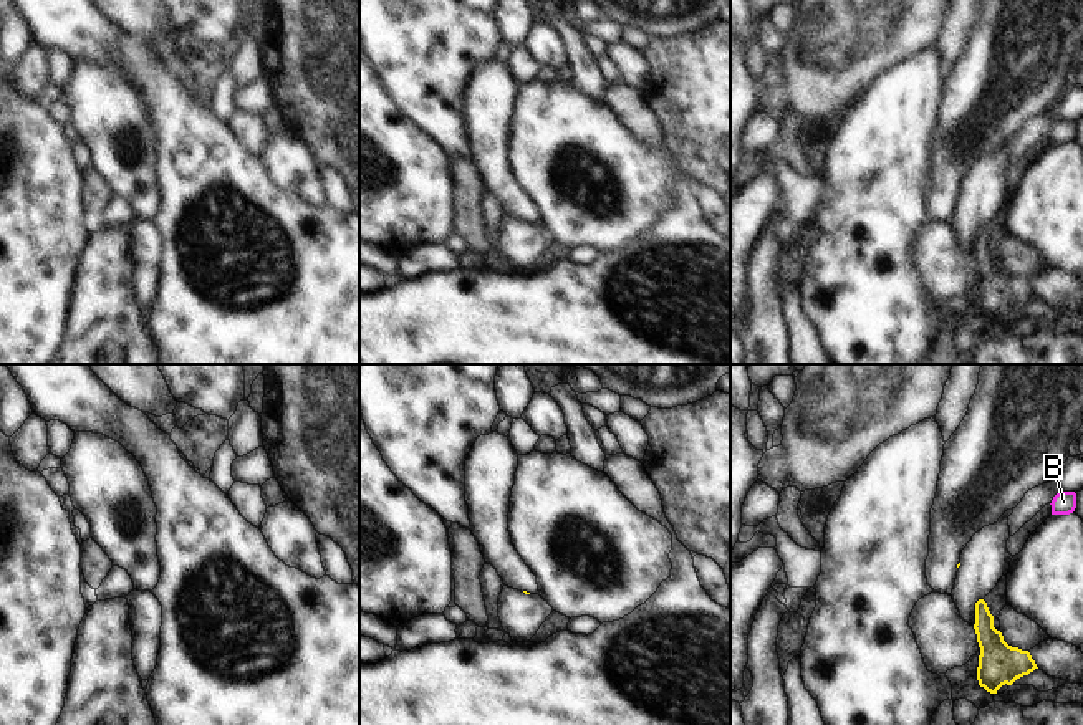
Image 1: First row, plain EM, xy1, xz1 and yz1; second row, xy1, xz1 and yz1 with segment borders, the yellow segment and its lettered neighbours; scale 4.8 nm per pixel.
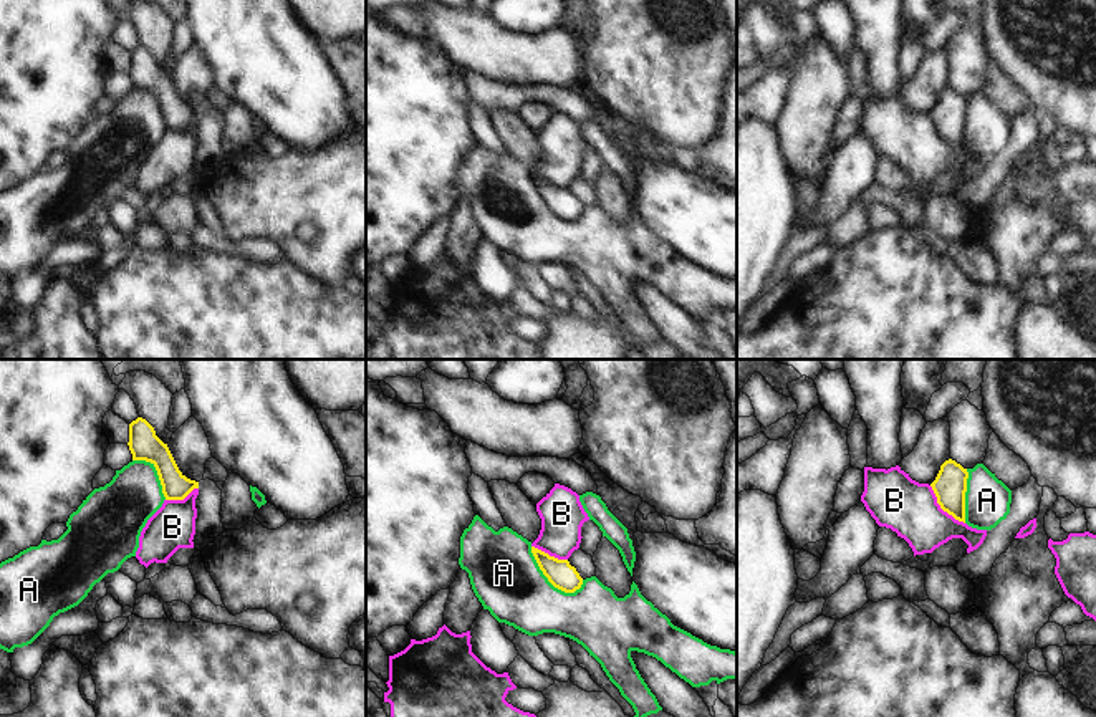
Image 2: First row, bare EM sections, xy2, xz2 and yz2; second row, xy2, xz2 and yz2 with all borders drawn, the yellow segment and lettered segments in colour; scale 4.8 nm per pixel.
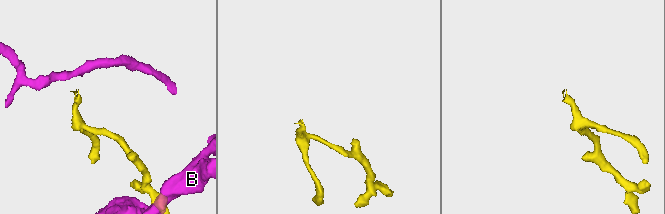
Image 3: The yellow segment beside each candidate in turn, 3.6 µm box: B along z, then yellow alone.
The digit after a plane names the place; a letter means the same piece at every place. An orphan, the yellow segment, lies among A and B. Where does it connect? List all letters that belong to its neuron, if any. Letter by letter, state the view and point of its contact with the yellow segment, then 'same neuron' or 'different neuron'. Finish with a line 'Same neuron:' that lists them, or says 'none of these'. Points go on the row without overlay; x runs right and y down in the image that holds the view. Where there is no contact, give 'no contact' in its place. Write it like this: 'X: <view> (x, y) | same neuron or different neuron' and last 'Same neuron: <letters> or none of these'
A: xz2 (548, 209) | different neuron
B: yz2 (942, 138) | different neuron
Same neuron: none of these

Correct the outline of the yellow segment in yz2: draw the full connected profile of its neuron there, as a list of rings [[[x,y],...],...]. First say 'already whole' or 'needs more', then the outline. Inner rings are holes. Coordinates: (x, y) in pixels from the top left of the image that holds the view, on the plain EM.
already whole | [[[949,88],[940,94],[935,109],[930,113],[940,137],[964,152],[967,108],[967,98]]]

